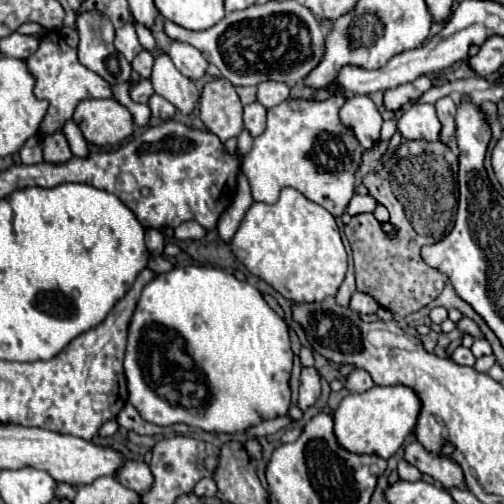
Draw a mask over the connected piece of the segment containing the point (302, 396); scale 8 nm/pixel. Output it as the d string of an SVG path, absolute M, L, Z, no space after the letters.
M315 367L303 369L301 371L301 385L299 385L299 409L305 411L309 409L321 393L321 383L319 383L319 373Z

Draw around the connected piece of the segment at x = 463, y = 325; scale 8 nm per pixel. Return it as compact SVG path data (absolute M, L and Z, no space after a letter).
M463 317L463 319L457 323L457 329L463 331L463 333L469 333L471 337L483 337L479 325L477 325L473 319L467 319L467 317Z

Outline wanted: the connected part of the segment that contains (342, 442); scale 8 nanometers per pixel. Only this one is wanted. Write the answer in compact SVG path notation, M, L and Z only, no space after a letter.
M405 385L395 387L371 387L365 393L351 393L347 395L335 415L333 415L333 429L339 447L347 449L355 455L377 455L383 459L389 459L405 441L405 437L411 433L417 421L417 413L421 409L421 403L413 389Z

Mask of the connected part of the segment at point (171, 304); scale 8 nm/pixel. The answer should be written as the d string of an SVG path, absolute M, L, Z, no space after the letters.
M189 265L175 267L169 273L157 275L151 283L145 285L141 299L135 307L135 313L131 317L129 325L129 341L125 349L125 377L127 377L127 389L129 389L129 401L139 411L139 415L155 425L175 425L185 423L191 427L201 427L211 433L235 433L243 431L261 419L287 415L289 409L289 377L293 369L293 351L289 345L289 329L285 321L267 305L263 295L251 287L247 281L237 281L231 273L217 269L209 265Z

